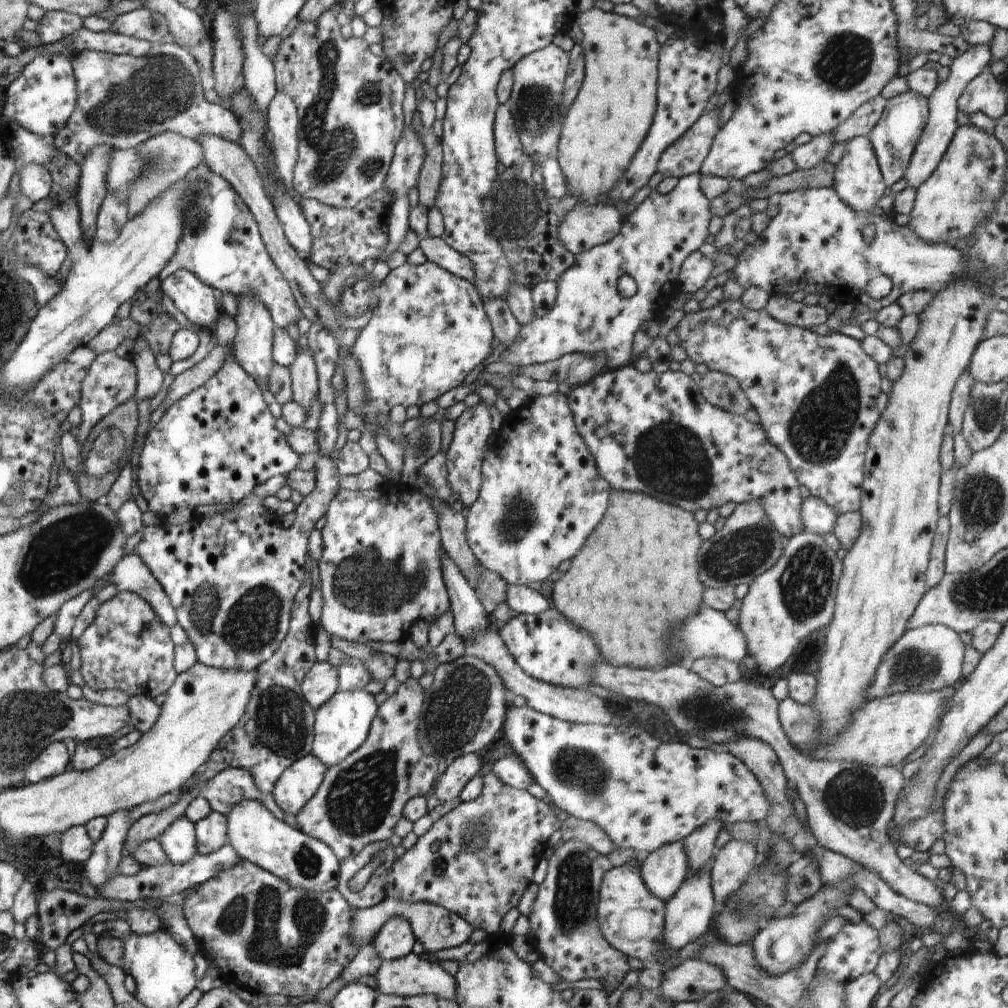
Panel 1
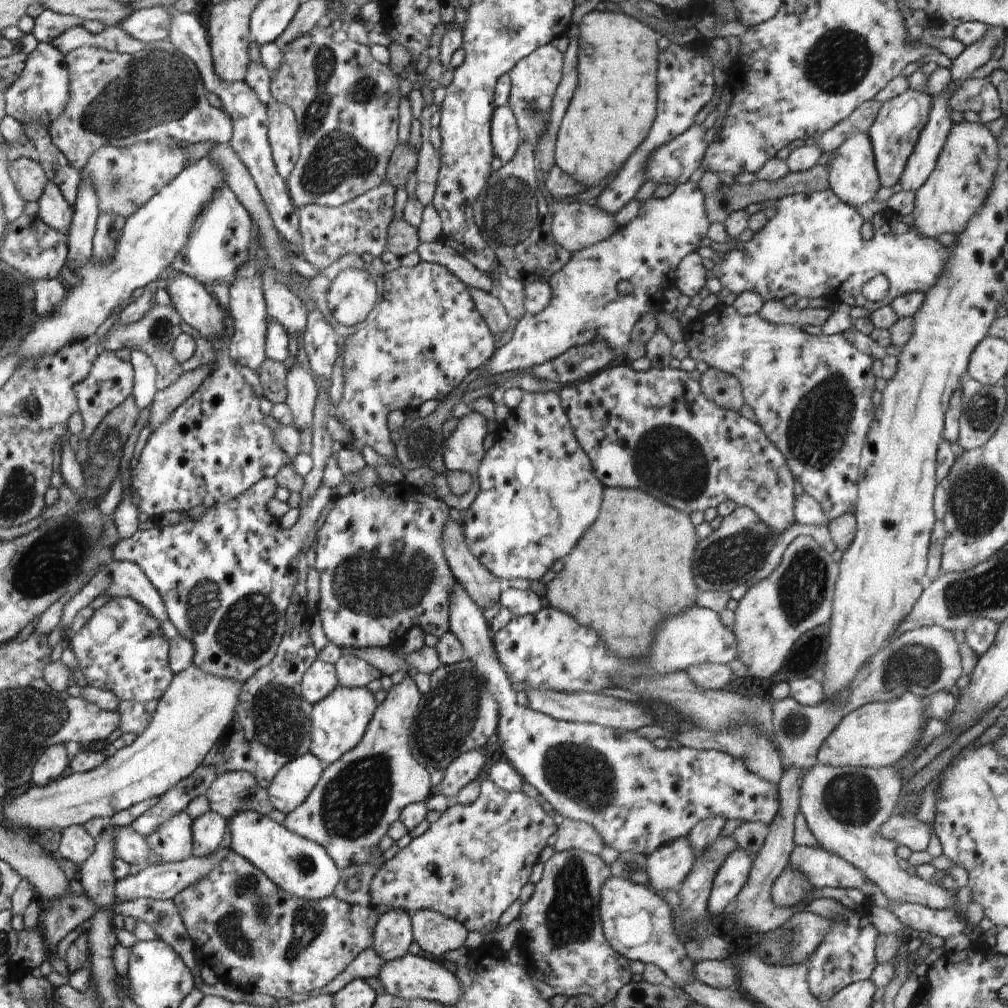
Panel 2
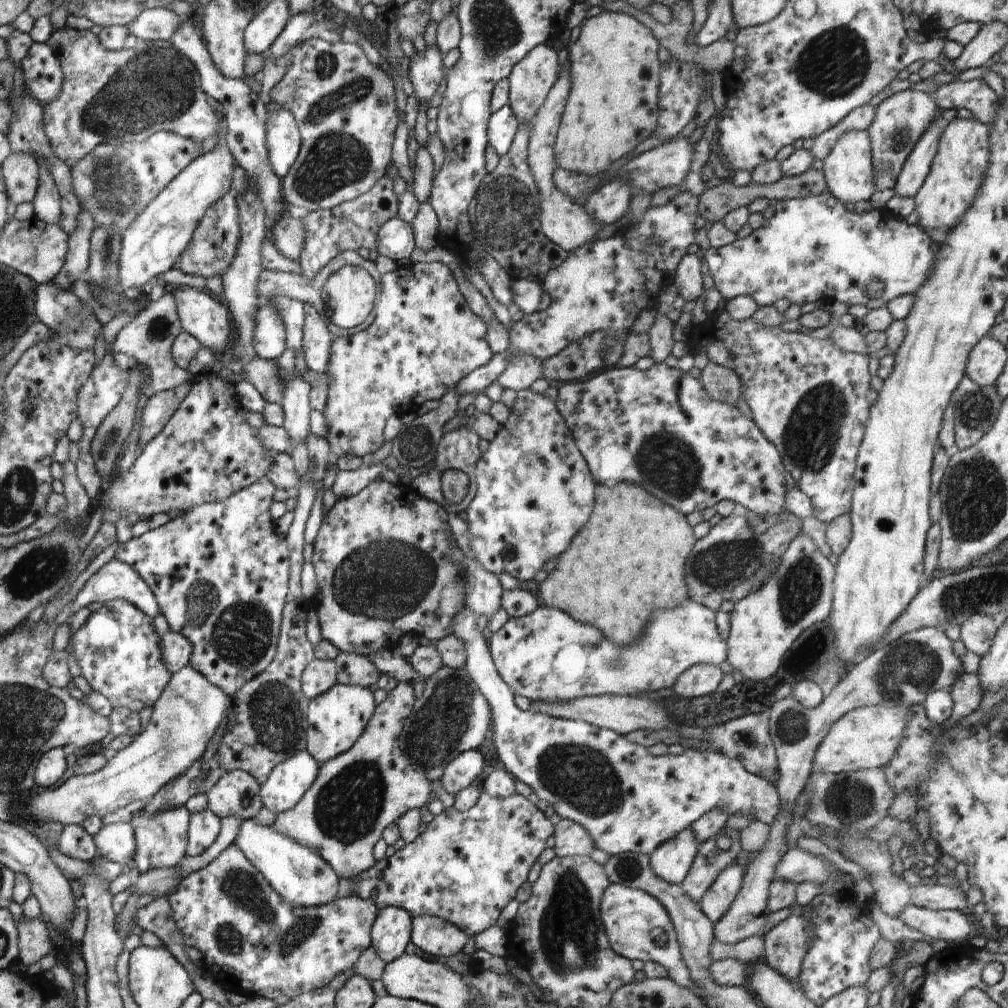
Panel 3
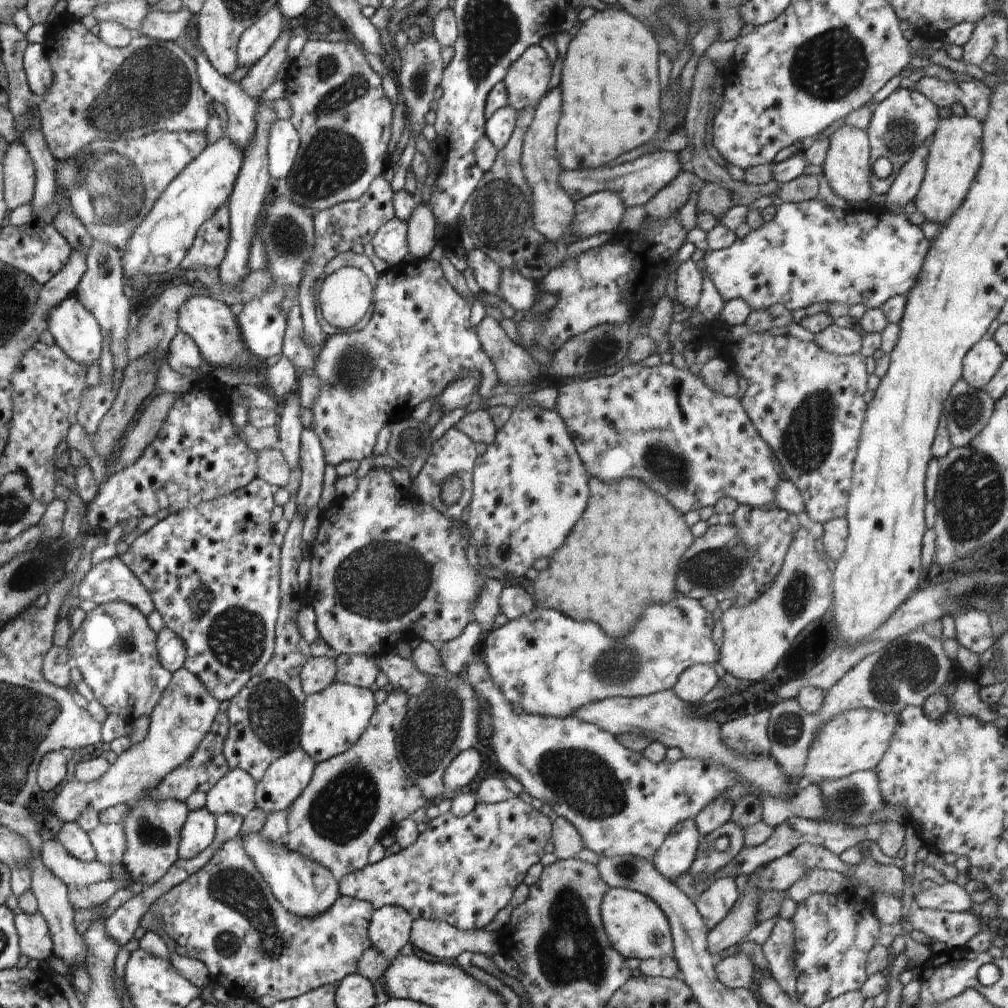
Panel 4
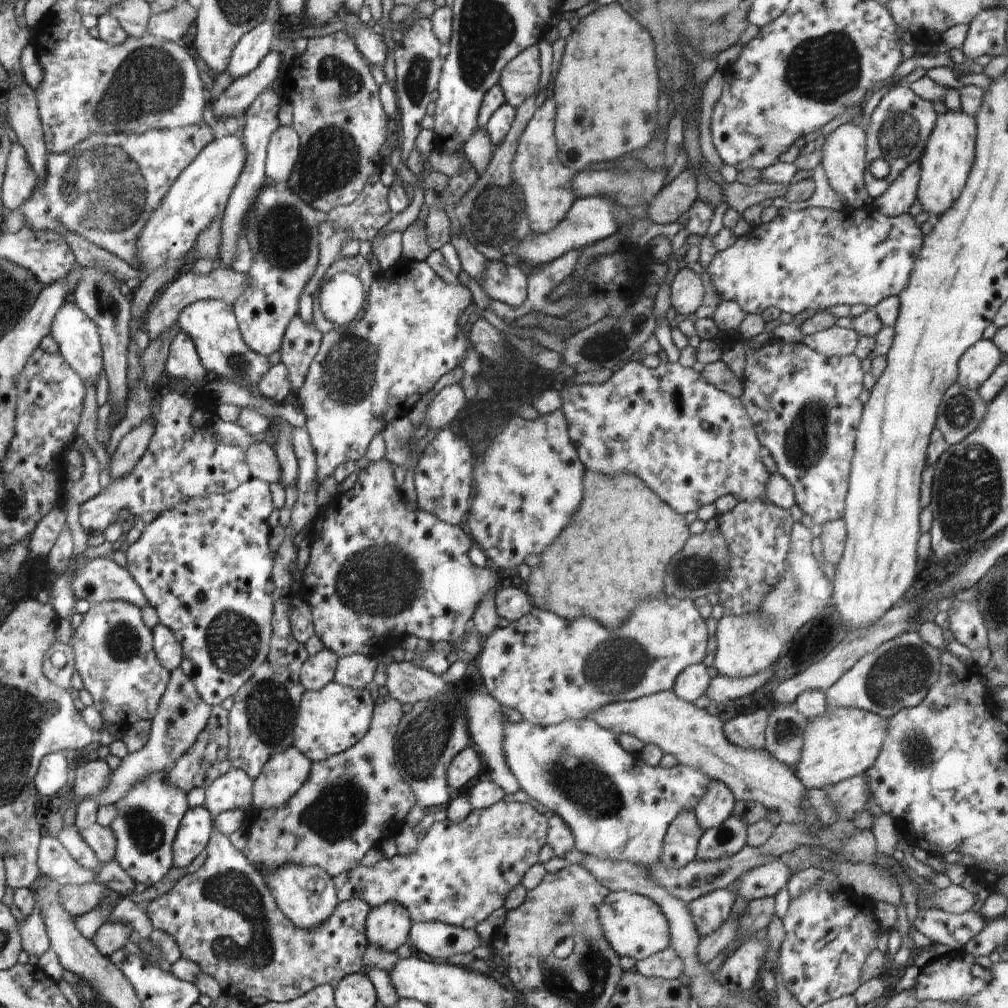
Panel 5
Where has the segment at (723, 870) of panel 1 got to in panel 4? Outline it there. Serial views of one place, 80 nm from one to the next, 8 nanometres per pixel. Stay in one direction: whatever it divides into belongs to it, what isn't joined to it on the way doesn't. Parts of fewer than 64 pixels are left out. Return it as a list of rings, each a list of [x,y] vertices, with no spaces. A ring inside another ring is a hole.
[[[728,877],[718,879],[700,894],[695,905],[710,931],[731,911],[737,898],[734,879]]]

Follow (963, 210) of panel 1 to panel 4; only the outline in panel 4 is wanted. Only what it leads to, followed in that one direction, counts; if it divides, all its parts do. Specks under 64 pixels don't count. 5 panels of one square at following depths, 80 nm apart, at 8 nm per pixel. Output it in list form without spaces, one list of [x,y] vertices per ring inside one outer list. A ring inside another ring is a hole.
[[[952,114],[940,119],[939,127],[929,140],[925,175],[914,199],[917,211],[926,216],[926,222],[937,222],[942,226],[963,203],[981,163],[982,129],[982,123],[968,115]]]

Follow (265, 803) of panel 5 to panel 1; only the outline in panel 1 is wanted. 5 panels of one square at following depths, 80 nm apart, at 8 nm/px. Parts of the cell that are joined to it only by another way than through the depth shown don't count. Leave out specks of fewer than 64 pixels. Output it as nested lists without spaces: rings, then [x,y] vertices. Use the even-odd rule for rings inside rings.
[[[312,754],[288,767],[272,791],[282,812],[298,815],[316,796],[327,771],[327,765]]]

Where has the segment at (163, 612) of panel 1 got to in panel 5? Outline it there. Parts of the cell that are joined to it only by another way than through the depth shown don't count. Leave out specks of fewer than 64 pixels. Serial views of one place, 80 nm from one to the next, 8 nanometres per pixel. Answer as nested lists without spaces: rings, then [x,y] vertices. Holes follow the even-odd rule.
[[[109,558],[87,560],[81,570],[74,570],[71,589],[76,599],[84,598],[94,605],[116,599],[140,608],[148,604],[143,589],[136,584],[131,573]]]

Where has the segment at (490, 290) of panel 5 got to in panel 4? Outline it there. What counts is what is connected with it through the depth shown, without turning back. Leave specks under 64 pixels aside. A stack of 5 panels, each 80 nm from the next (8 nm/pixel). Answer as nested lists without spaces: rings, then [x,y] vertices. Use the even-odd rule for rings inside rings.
[[[501,268],[497,294],[508,302],[519,315],[530,313],[537,296],[537,284],[522,276],[517,270]]]

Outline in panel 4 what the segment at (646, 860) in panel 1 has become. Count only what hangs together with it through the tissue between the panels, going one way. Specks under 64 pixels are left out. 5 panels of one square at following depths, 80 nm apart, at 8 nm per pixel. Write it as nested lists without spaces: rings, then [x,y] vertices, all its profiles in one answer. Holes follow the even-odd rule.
[[[695,819],[683,820],[668,833],[650,861],[664,878],[677,879],[694,862],[701,837]]]

